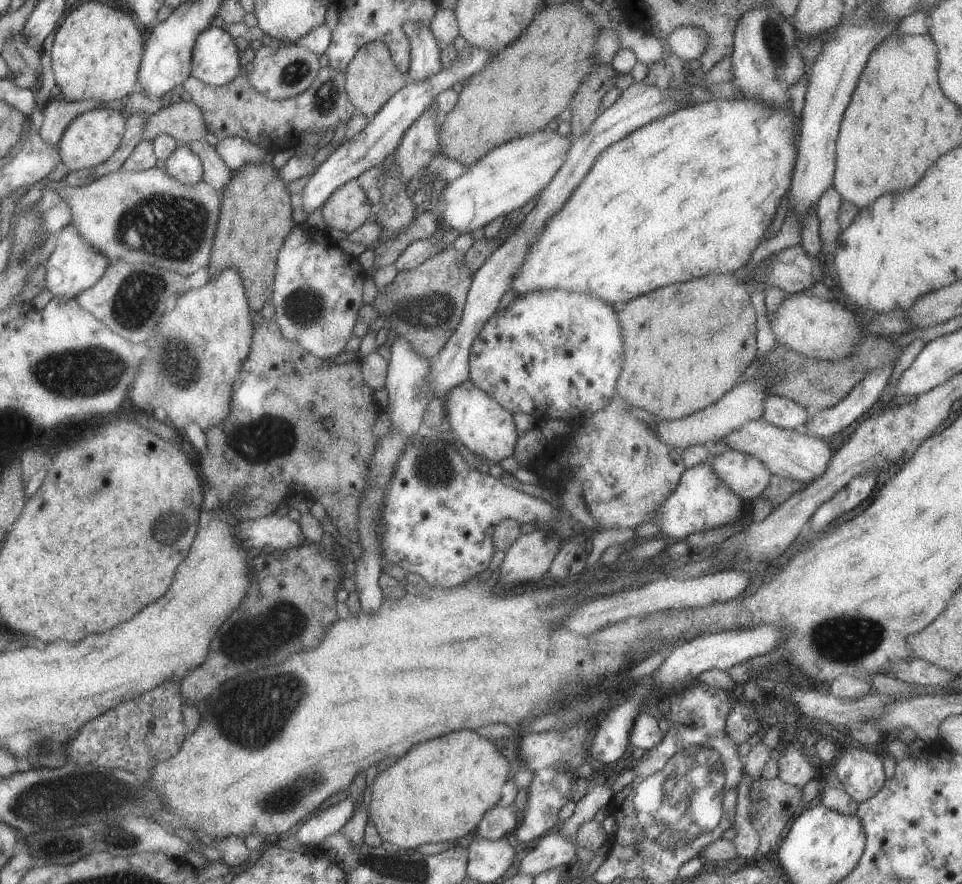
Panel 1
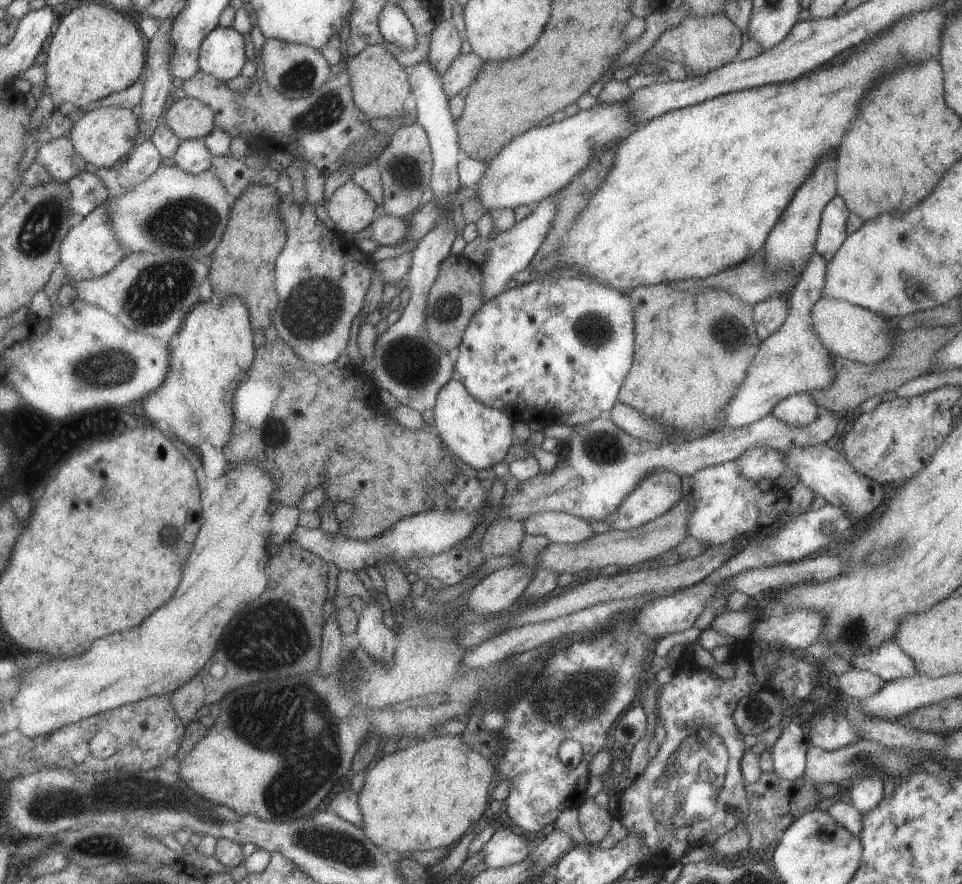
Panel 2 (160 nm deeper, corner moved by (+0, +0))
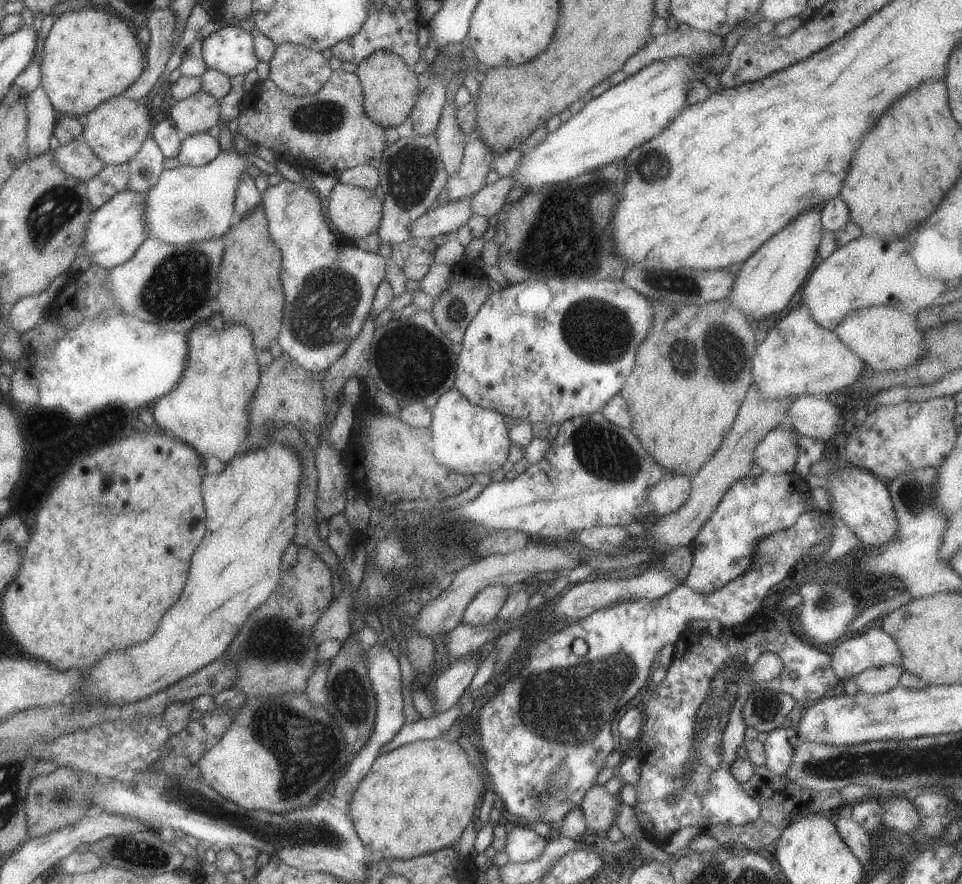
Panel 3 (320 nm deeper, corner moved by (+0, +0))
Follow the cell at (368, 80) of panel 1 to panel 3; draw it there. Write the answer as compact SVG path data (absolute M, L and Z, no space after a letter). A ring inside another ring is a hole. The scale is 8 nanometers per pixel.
M375 51L364 58L354 73L359 77L363 93L363 108L366 115L384 129L397 127L410 115L417 97L420 95L417 75L403 59L389 51Z

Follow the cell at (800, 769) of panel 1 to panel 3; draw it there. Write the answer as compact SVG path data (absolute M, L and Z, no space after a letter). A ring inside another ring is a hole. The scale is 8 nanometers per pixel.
M777 727L768 732L762 743L765 755L764 766L773 774L784 776L791 764L793 749L799 743L795 730Z

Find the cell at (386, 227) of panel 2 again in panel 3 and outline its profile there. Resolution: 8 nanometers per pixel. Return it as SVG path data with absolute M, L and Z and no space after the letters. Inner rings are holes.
M463 197L435 205L410 224L410 236L429 239L445 233L454 233L473 215L469 205L471 198Z

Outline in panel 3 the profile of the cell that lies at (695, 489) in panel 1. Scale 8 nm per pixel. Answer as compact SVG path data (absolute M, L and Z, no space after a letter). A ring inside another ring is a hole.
M763 471L759 476L737 479L694 538L692 565L682 584L708 595L744 573L759 539L793 526L803 512L822 514L815 508L809 490L805 479L794 472L774 475Z

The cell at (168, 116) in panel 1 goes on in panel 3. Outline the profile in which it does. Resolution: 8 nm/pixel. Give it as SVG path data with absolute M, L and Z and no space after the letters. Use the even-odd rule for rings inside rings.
M199 90L175 101L169 110L169 116L173 126L183 134L211 131L220 120L220 101Z

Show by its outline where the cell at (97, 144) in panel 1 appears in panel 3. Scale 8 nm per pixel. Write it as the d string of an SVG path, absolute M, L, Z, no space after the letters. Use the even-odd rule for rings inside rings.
M117 95L99 103L86 114L87 123L82 128L82 138L93 154L105 165L127 163L149 136L151 117L152 112L149 106L144 105L142 100L136 101L123 95Z

